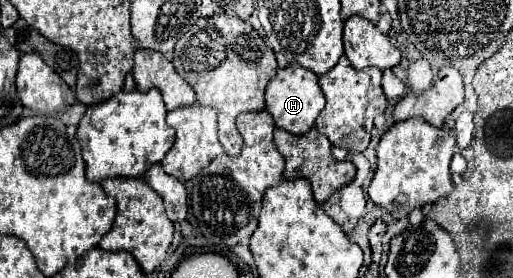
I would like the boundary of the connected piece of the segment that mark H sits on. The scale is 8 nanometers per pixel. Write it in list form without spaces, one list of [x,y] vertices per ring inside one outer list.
[[[290,63],[284,69],[278,69],[274,79],[266,87],[266,111],[270,111],[278,127],[294,135],[308,133],[314,127],[314,121],[322,109],[324,109],[324,95],[318,85],[318,75],[302,65]]]

